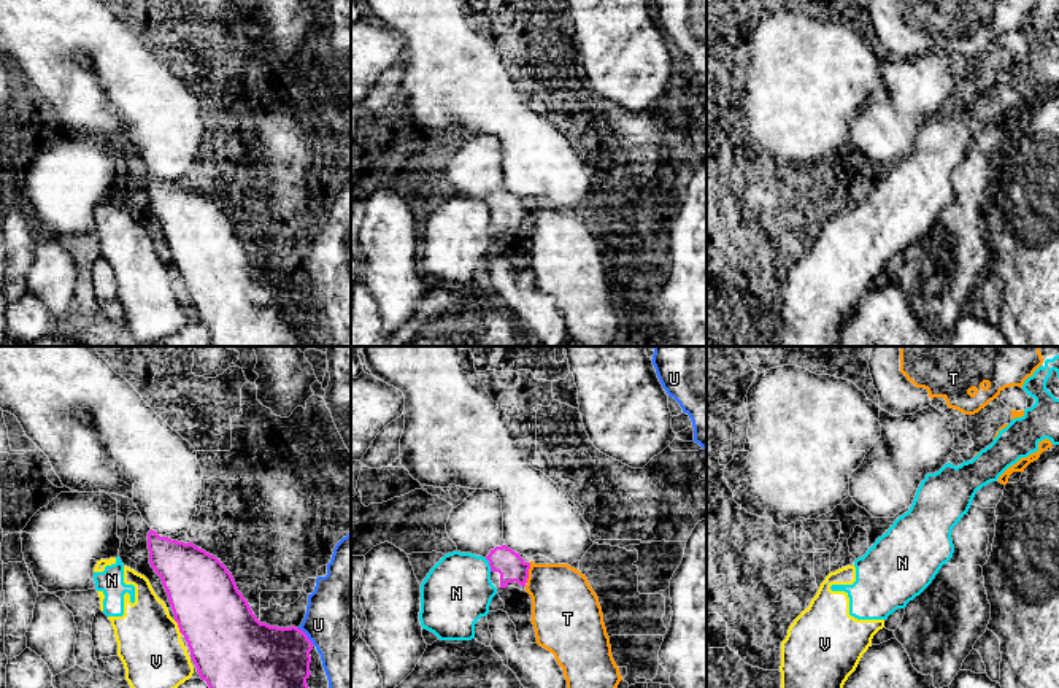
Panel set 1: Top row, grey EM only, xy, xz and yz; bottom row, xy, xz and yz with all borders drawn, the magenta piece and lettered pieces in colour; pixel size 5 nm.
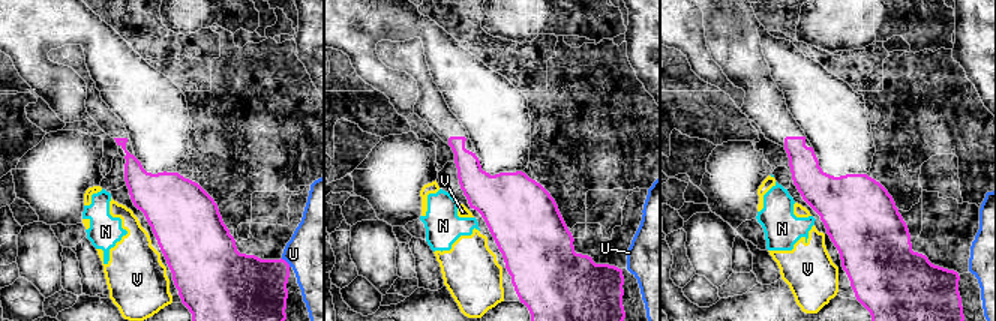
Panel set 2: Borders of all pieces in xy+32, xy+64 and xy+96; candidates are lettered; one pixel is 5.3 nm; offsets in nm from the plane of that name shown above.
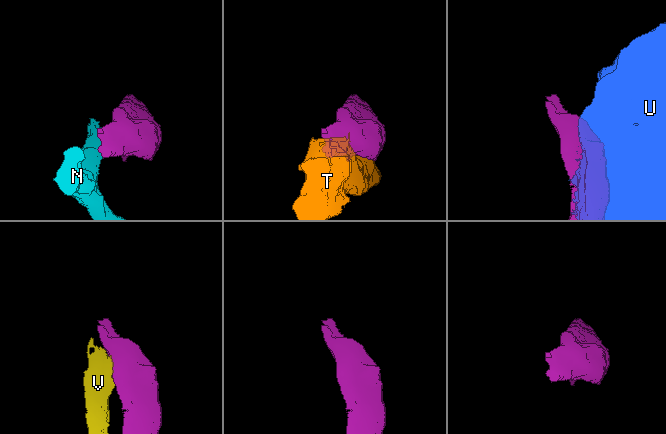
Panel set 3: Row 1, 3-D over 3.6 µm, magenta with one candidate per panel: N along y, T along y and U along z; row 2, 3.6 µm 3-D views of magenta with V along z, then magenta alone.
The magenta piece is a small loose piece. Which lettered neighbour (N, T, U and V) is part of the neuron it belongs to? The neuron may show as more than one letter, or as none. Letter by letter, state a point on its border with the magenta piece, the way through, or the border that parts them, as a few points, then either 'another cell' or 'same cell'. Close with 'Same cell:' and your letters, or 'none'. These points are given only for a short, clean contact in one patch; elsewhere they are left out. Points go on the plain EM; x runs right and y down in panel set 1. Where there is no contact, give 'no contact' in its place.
N: meets magenta in xz at (489, 208); another cell
T: meets magenta in xz at (527, 216); another cell
U: meets magenta in xy at (307, 280); another cell
V: meets magenta in xy at (178, 270); border along xy (173, 264), (181, 277); another cell
Same cell: none

